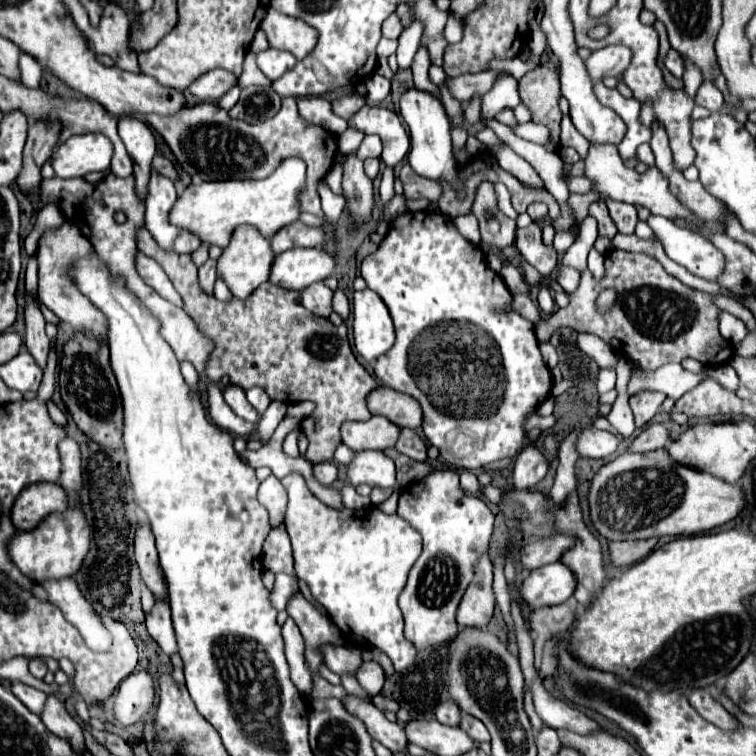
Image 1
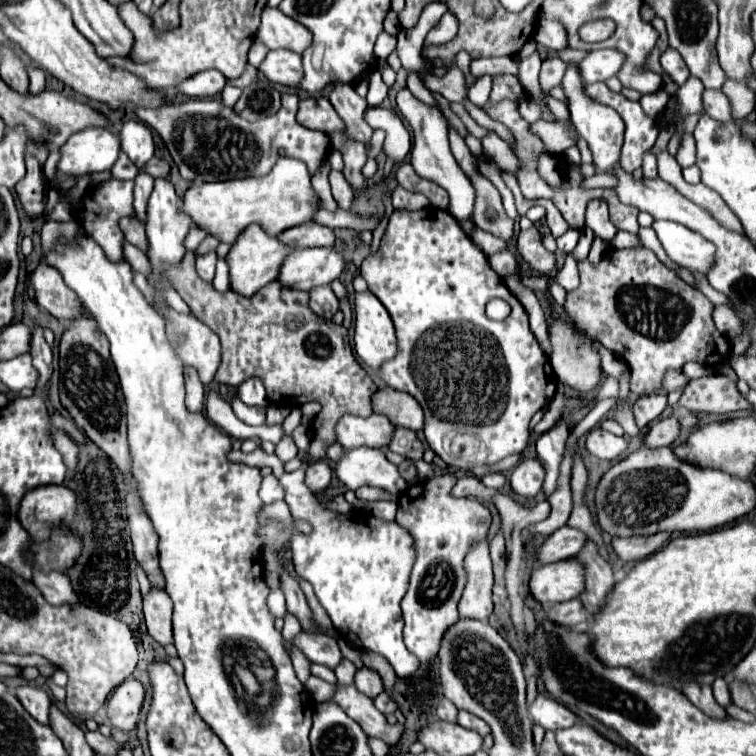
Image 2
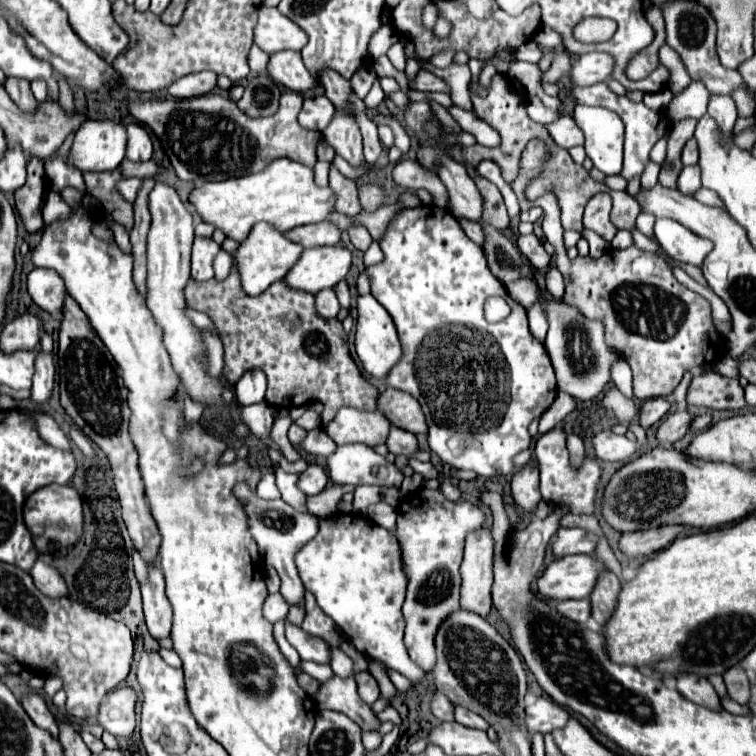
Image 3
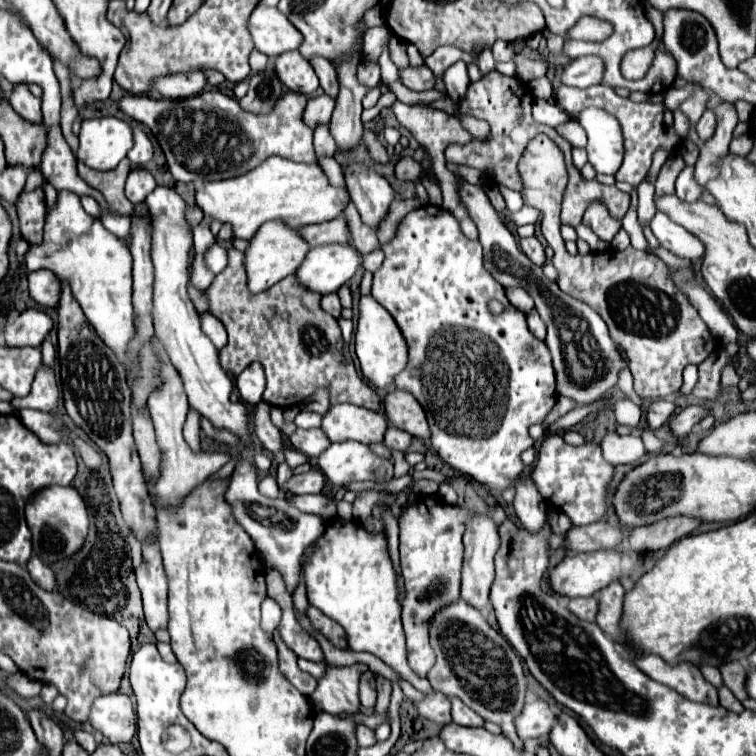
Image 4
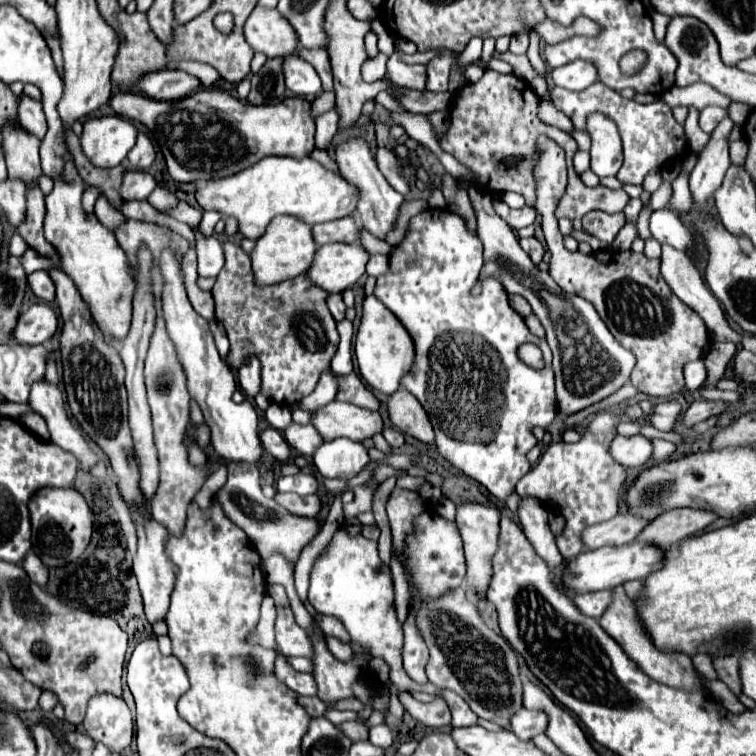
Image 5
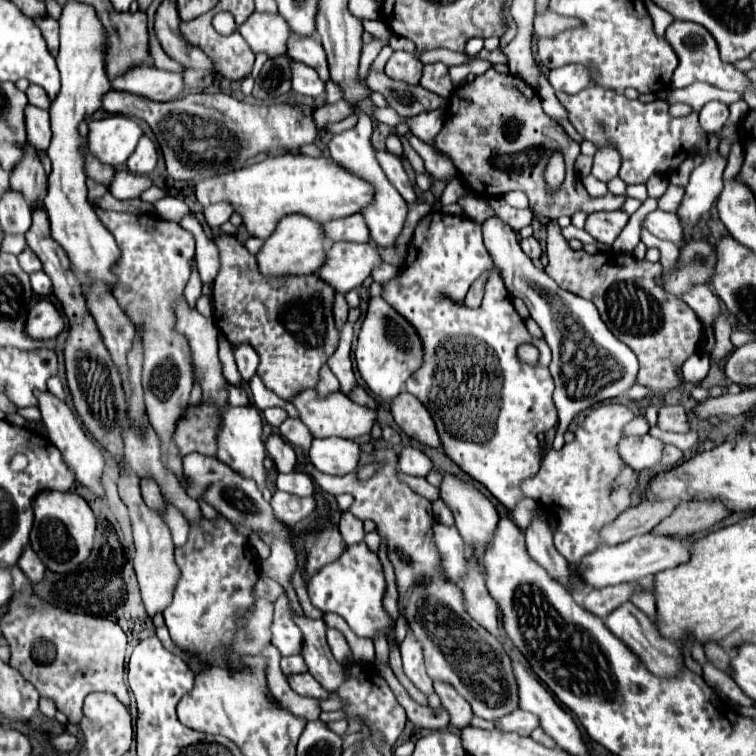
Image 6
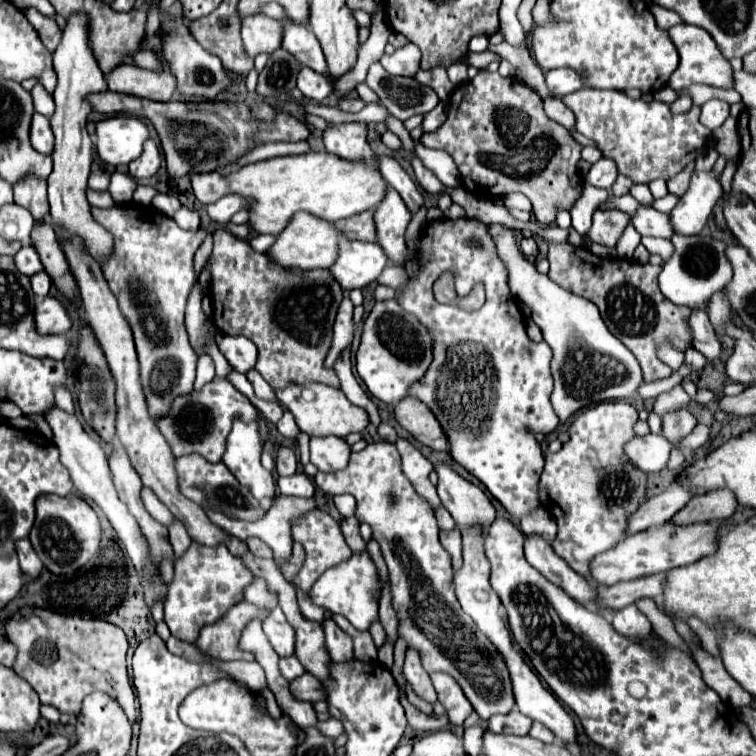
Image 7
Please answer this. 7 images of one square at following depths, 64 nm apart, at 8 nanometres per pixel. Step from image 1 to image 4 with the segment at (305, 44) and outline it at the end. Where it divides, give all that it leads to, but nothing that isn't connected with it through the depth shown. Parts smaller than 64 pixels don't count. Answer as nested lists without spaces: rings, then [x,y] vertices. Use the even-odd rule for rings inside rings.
[[[258,4],[250,18],[250,34],[254,46],[266,56],[278,56],[288,50],[298,50],[302,44],[302,34],[290,20],[278,12],[278,8],[268,8]]]

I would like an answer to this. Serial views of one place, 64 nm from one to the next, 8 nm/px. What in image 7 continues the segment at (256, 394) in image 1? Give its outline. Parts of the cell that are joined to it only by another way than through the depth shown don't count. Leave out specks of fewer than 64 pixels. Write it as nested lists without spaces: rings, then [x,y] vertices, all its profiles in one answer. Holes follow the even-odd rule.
[[[224,332],[216,334],[216,344],[226,360],[242,374],[256,366],[256,346],[244,336],[228,336]]]

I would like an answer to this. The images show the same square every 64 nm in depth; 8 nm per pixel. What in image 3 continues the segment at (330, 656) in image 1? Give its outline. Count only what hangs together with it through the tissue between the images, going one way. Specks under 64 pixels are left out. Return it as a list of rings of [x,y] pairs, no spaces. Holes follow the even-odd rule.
[[[286,622],[286,638],[298,650],[302,660],[312,660],[318,664],[330,664],[330,644],[322,638],[314,638],[298,626]]]

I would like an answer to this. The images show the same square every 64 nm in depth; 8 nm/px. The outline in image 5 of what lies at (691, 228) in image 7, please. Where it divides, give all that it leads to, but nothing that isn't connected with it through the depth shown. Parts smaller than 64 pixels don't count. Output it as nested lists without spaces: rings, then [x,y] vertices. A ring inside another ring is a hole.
[[[726,116],[722,124],[712,132],[708,144],[698,154],[698,162],[690,172],[690,190],[696,206],[704,206],[714,190],[722,184],[722,178],[730,166],[728,158],[728,136],[734,122]]]

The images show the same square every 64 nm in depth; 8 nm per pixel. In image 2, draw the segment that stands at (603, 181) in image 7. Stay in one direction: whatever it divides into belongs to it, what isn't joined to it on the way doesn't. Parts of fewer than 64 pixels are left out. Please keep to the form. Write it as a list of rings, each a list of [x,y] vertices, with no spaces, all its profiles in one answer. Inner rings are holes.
[[[568,64],[566,74],[562,78],[562,90],[568,98],[568,110],[570,110],[572,124],[576,128],[576,132],[588,142],[592,156],[594,156],[594,164],[600,170],[606,170],[612,164],[616,164],[620,160],[620,148],[622,148],[622,138],[624,138],[624,124],[622,124],[622,118],[618,116],[618,112],[614,112],[614,108],[610,108],[610,106],[602,106],[596,100],[590,100],[590,96],[586,96],[586,84],[582,84],[582,76],[580,76],[576,64]]]

